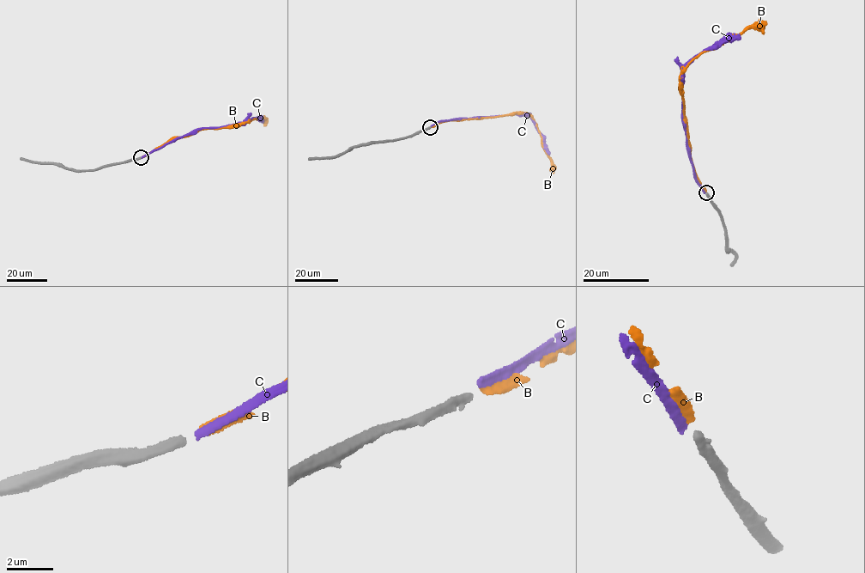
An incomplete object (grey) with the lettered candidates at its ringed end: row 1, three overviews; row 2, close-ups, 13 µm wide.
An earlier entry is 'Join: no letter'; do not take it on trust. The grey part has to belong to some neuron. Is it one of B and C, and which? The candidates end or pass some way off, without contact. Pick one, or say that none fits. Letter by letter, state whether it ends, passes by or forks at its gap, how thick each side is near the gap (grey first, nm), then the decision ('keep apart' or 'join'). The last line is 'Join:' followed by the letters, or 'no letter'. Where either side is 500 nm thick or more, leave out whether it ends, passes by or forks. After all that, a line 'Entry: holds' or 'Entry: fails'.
B: it ends | 380/360 nm | join
C: it ends | 380/360 nm | keep apart
Join: B
Entry: fails

